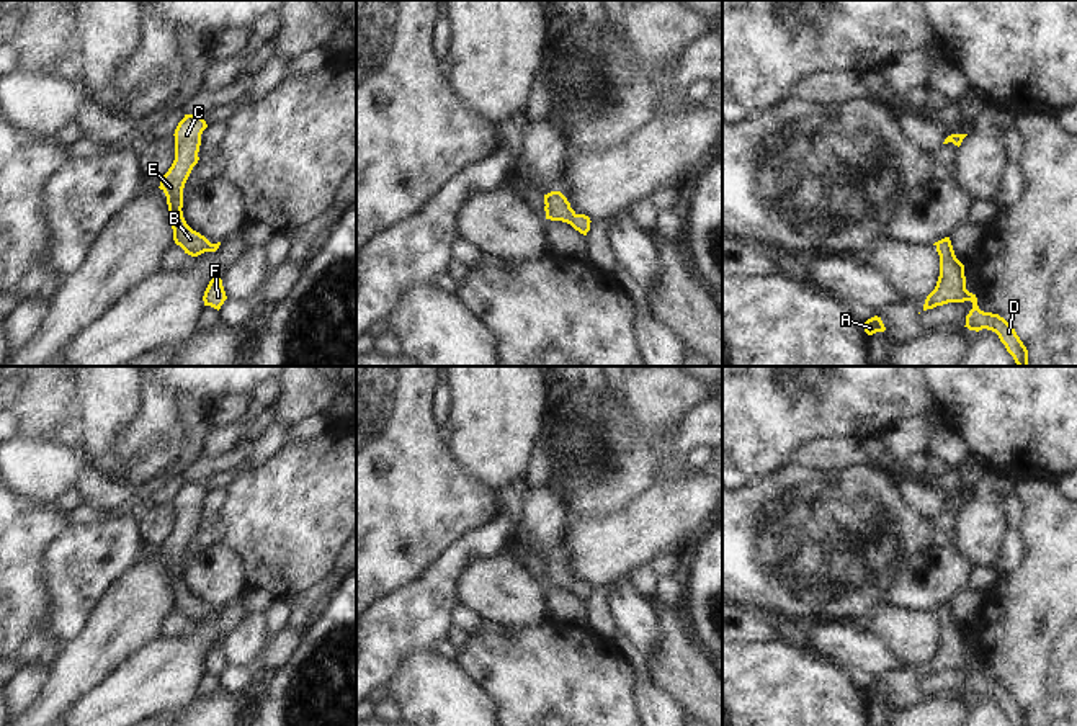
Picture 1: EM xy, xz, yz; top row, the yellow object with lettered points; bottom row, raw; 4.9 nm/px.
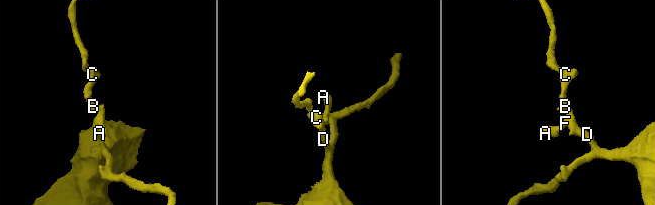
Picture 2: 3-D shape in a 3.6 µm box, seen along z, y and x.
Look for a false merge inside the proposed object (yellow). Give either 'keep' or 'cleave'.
keep

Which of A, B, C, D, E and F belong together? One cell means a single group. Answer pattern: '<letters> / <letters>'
A B C D E F

